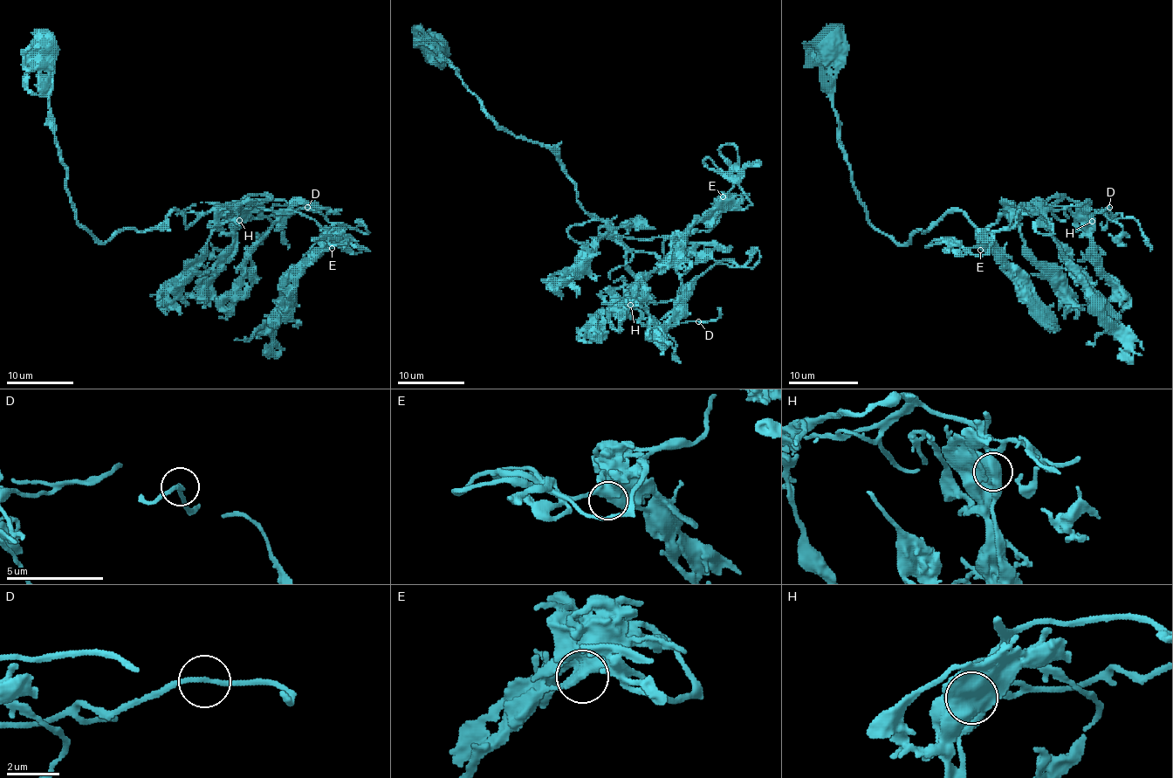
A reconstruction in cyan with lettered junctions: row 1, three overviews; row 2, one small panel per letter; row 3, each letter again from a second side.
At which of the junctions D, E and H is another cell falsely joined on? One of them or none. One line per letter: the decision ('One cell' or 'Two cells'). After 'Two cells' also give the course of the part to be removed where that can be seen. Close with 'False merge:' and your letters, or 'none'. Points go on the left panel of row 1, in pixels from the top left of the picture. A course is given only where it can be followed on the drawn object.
D: One cell
E: One cell
H: One cell
False merge: none

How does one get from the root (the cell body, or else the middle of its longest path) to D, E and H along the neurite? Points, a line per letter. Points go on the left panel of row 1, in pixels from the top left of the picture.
D: (44, 50), (70, 203), (99, 243), (155, 229), (174, 210), (187, 227), (246, 197), (254, 217), (308, 207)
E: (44, 50), (70, 203), (99, 243), (174, 210), (187, 227), (252, 204), (315, 219), (332, 248)
H: (44, 50), (54, 141), (88, 232), (105, 243), (155, 229), (174, 210), (187, 227), (246, 197), (239, 221)

